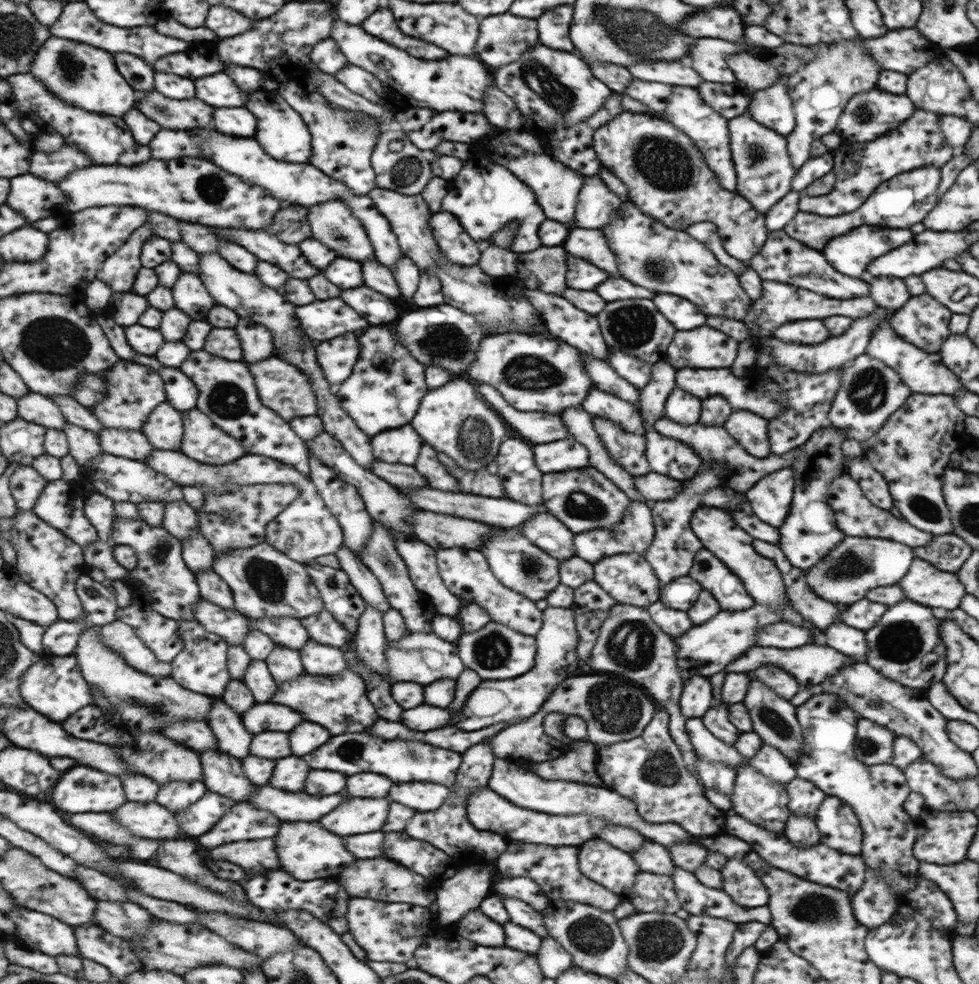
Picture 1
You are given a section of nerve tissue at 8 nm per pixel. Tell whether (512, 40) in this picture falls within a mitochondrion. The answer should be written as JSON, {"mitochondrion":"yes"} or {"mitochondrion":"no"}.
{"mitochondrion":"yes"}

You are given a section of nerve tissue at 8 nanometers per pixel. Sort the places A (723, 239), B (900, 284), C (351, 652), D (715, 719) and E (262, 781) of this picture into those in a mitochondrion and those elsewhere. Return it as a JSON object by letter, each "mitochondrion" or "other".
{"A":"other","B":"other","C":"other","D":"other","E":"other"}

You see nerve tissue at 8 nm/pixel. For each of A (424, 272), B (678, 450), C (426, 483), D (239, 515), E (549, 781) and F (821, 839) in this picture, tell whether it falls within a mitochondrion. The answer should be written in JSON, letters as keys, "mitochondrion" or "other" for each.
{"A":"other","B":"mitochondrion","C":"other","D":"other","E":"other","F":"other"}

